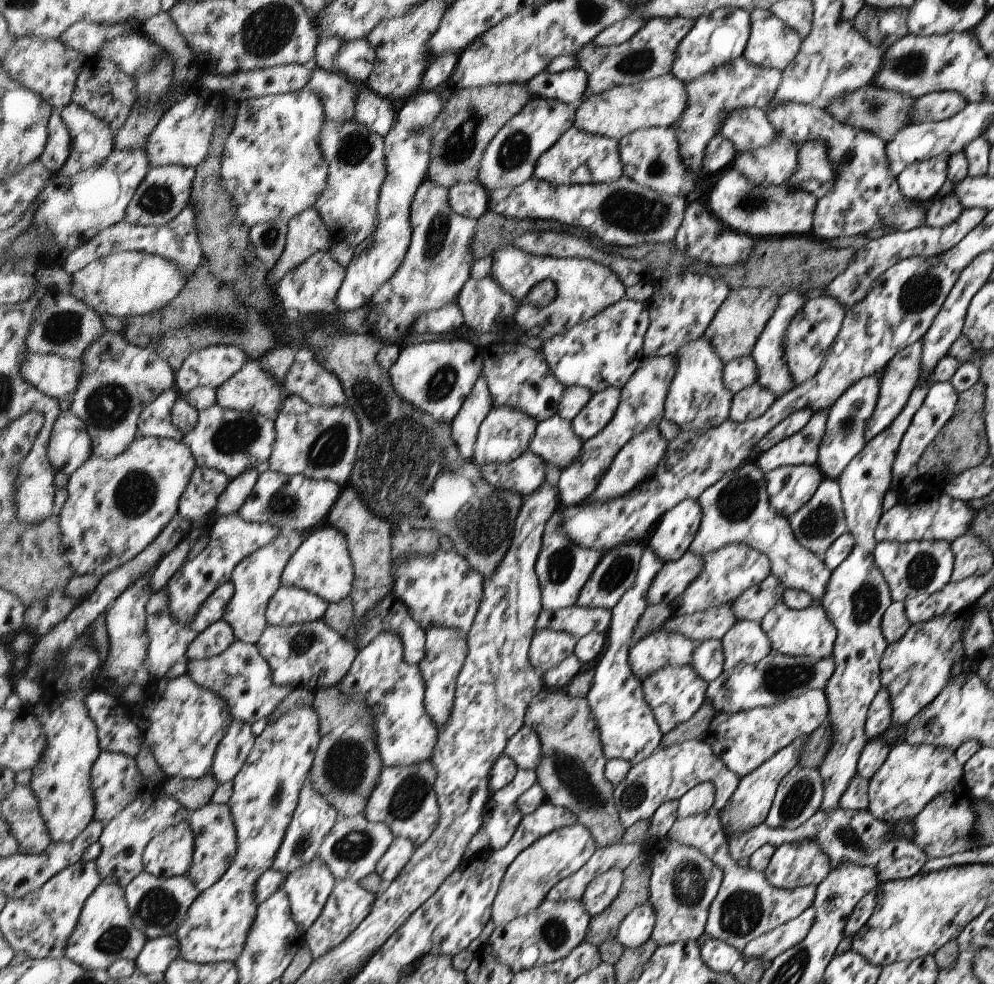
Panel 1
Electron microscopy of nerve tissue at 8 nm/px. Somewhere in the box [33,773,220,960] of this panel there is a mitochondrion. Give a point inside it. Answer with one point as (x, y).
(156, 908)

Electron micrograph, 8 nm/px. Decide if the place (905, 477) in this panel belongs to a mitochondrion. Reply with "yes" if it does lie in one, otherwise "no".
no

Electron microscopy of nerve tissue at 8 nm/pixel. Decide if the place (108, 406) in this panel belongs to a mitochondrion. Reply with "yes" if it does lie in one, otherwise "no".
yes

